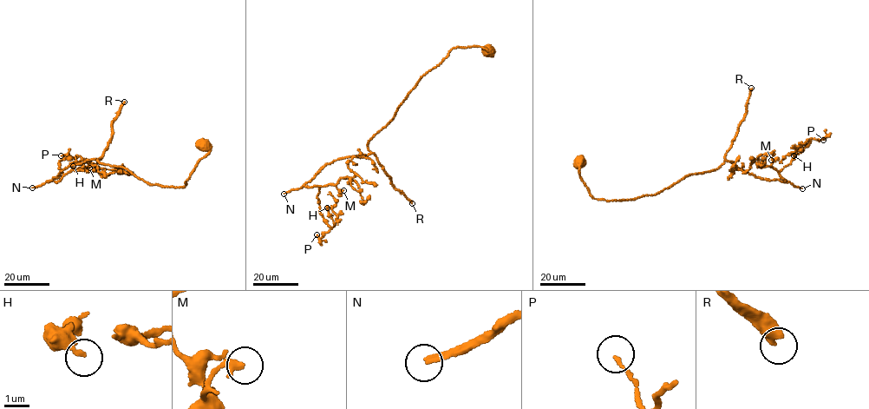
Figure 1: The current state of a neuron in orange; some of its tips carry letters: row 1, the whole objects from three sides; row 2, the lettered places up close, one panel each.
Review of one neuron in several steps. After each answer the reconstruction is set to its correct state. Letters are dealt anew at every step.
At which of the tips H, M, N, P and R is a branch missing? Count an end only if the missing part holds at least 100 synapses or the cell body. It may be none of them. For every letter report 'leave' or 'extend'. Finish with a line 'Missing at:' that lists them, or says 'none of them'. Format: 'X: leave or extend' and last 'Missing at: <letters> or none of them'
H: leave
M: leave
N: extend
P: leave
R: extend
Missing at: N, R

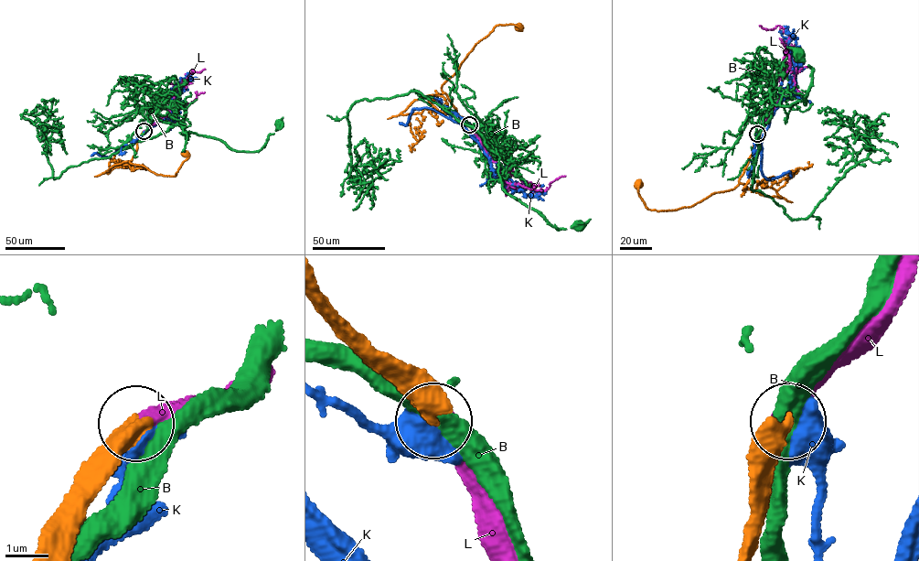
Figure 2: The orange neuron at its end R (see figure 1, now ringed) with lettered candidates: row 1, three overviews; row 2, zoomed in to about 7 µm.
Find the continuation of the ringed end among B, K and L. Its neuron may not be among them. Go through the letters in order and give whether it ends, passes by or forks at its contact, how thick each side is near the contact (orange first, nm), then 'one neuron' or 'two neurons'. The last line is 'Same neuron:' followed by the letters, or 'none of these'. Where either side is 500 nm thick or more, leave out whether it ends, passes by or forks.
B: calibres 550 and 440 nm; two neurons
K: calibres 600 and 650 nm; two neurons
L: calibres 500 and 400 nm; one neuron
Same neuron: L

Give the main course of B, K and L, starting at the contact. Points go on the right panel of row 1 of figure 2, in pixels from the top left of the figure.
B: (757, 134), (767, 113), (760, 110), (792, 105), (804, 96), (805, 104), (812, 70), (798, 54)
K: (756, 134), (758, 138), (753, 149), (759, 152), (772, 115), (795, 89), (796, 40), (784, 26)
L: (757, 133), (780, 100), (779, 86), (789, 37), (788, 31), (779, 26), (769, 29), (759, 26)

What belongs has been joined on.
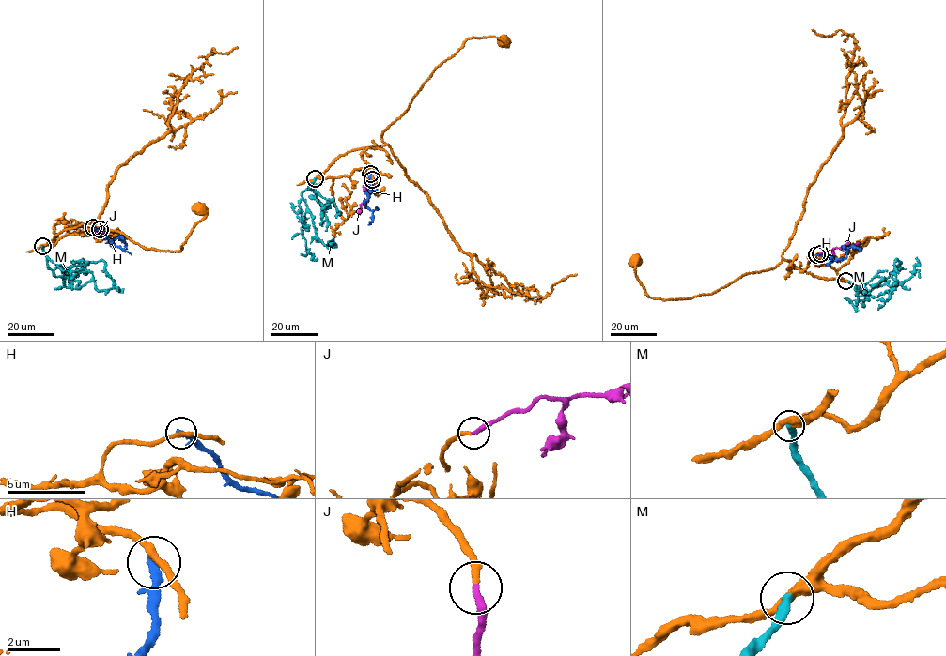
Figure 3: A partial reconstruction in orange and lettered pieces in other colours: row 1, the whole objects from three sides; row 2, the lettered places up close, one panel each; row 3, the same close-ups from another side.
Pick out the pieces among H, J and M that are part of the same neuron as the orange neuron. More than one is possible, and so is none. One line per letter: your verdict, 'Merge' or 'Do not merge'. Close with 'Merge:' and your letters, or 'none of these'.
H: Do not merge
J: Merge
M: Do not merge
Merge: J

